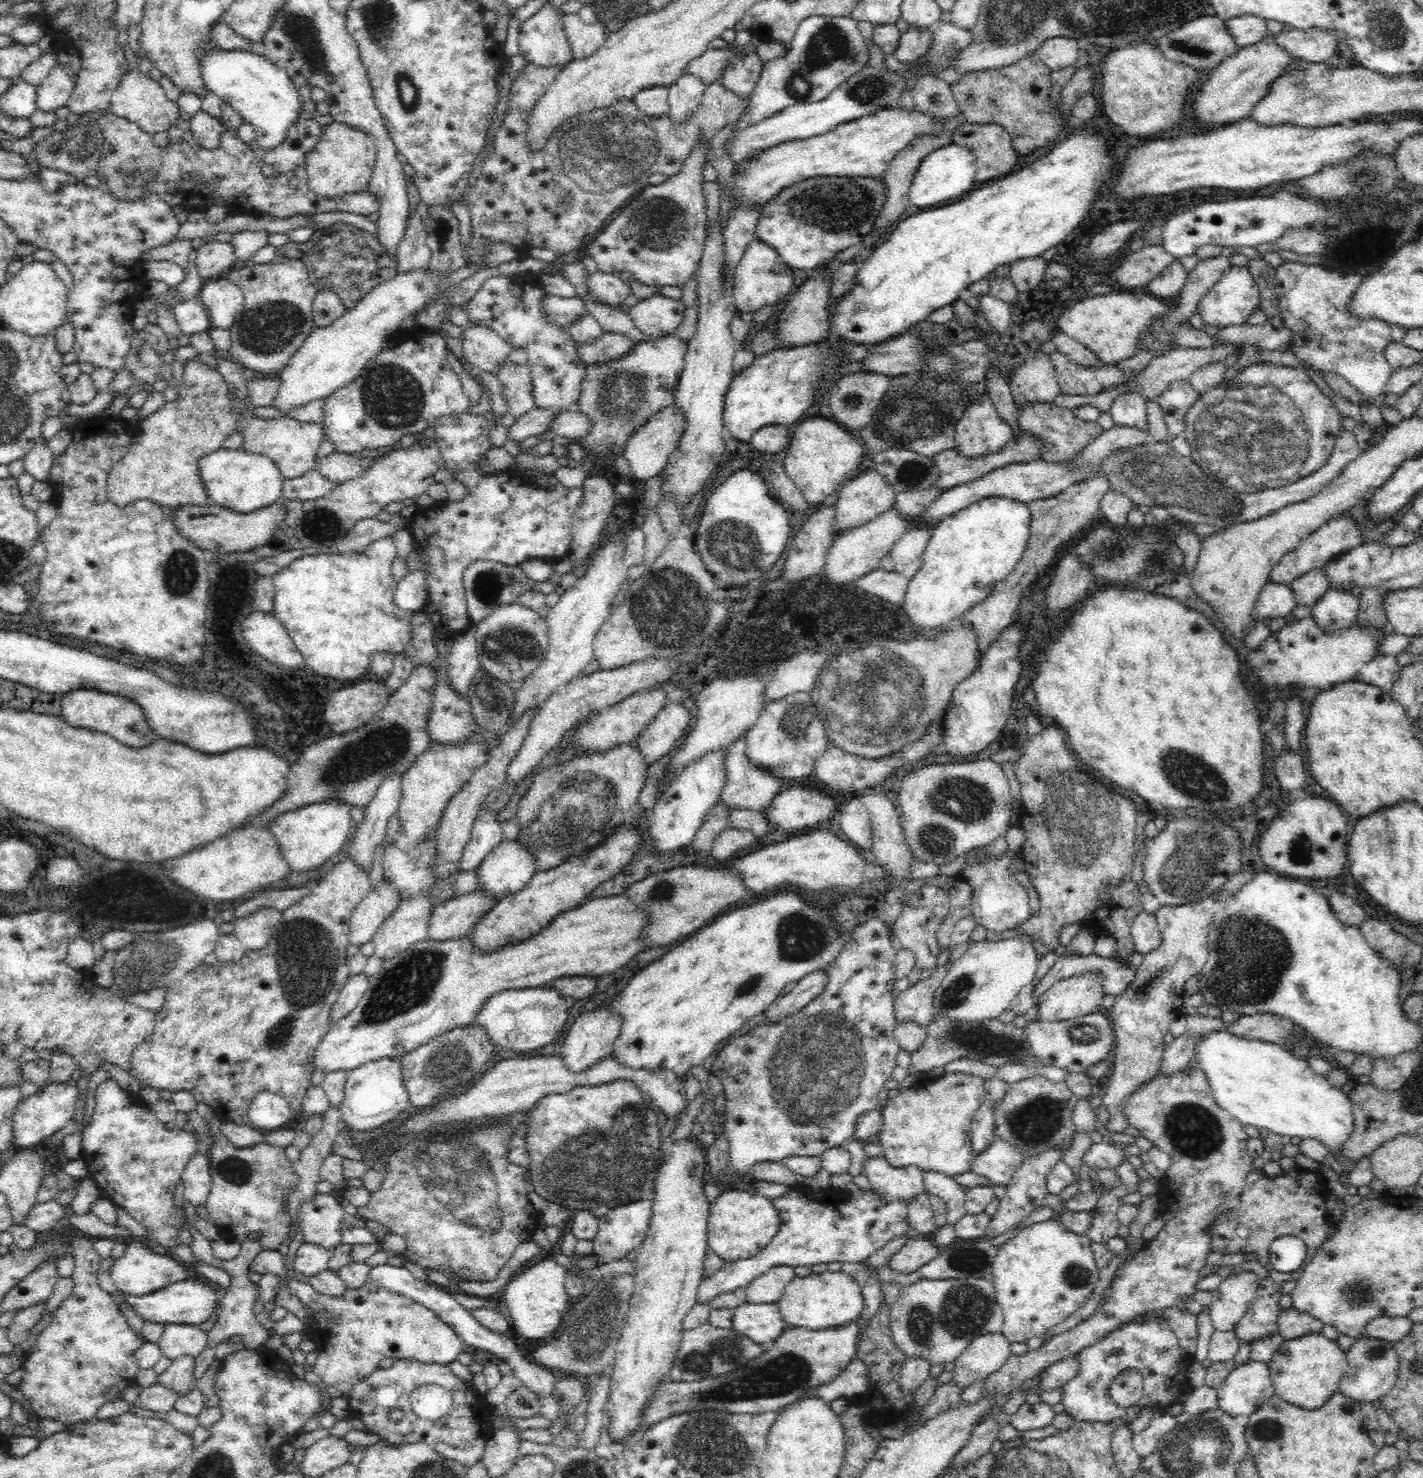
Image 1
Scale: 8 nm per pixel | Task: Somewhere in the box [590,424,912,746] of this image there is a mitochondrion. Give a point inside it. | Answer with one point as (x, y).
(670, 611)

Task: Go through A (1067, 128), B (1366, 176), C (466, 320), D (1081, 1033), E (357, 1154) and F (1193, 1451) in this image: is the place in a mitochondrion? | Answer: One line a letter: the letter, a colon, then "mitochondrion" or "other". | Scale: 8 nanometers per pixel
A: other
B: mitochondrion
C: other
D: mitochondrion
E: other
F: mitochondrion

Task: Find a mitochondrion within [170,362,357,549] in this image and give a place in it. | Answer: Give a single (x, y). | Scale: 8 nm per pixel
(318, 524)

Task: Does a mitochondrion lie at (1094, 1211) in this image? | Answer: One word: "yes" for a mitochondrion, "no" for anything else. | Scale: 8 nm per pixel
no

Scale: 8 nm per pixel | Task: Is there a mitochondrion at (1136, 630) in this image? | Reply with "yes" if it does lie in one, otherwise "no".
no

